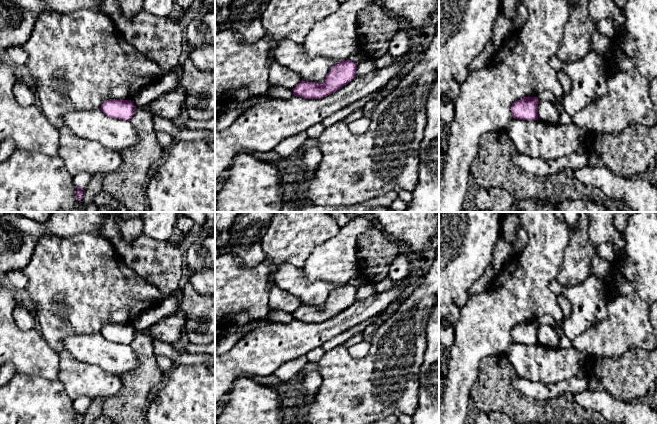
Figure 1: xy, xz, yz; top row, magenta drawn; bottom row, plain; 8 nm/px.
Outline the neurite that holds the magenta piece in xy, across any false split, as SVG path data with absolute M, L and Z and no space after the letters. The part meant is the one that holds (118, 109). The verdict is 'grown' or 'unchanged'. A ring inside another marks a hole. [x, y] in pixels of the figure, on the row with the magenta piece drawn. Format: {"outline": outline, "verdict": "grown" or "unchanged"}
{"outline": "M107 100L100 108L105 115L111 118L128 121L134 115L135 109L136 106L131 100Z", "verdict": "unchanged"}

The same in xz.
{"outline": "M349 59L336 64L322 84L301 81L292 89L293 95L304 99L320 99L341 89L355 78L356 63Z", "verdict": "unchanged"}

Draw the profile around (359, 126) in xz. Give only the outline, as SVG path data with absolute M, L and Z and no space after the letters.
M363 115L359 119L356 119L348 124L350 132L354 136L365 133L370 127L370 118L368 115Z

